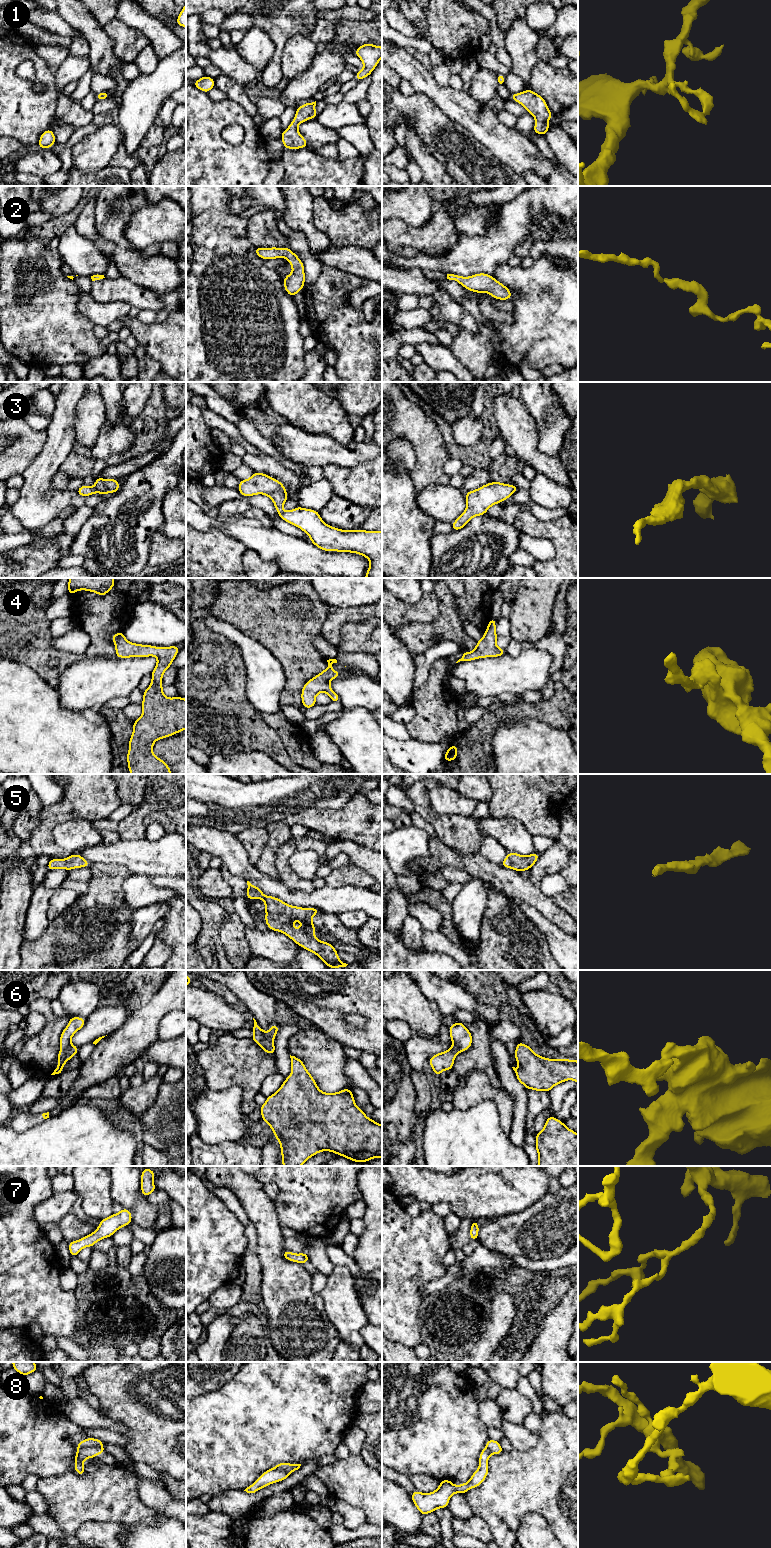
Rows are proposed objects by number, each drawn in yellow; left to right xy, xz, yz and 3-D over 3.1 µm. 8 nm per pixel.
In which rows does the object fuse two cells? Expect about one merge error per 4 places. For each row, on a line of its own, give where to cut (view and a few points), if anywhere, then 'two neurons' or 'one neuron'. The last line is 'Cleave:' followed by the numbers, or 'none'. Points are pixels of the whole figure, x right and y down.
1: cut none; one neuron
2: cut none; one neuron
3: cut none; one neuron
4: cut none; one neuron
5: cut none; one neuron
6: cut none; one neuron
7: cut none; one neuron
8: cut xy (102, 1446), (81, 1447), (77, 1451); two neurons
Cleave: 8

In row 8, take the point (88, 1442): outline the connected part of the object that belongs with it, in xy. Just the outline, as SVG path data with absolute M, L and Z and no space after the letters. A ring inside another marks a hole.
M86 1438L77 1444L77 1451L80 1450L81 1448L86 1448L86 1447L99 1448L103 1447L103 1445L104 1443L99 1439Z

